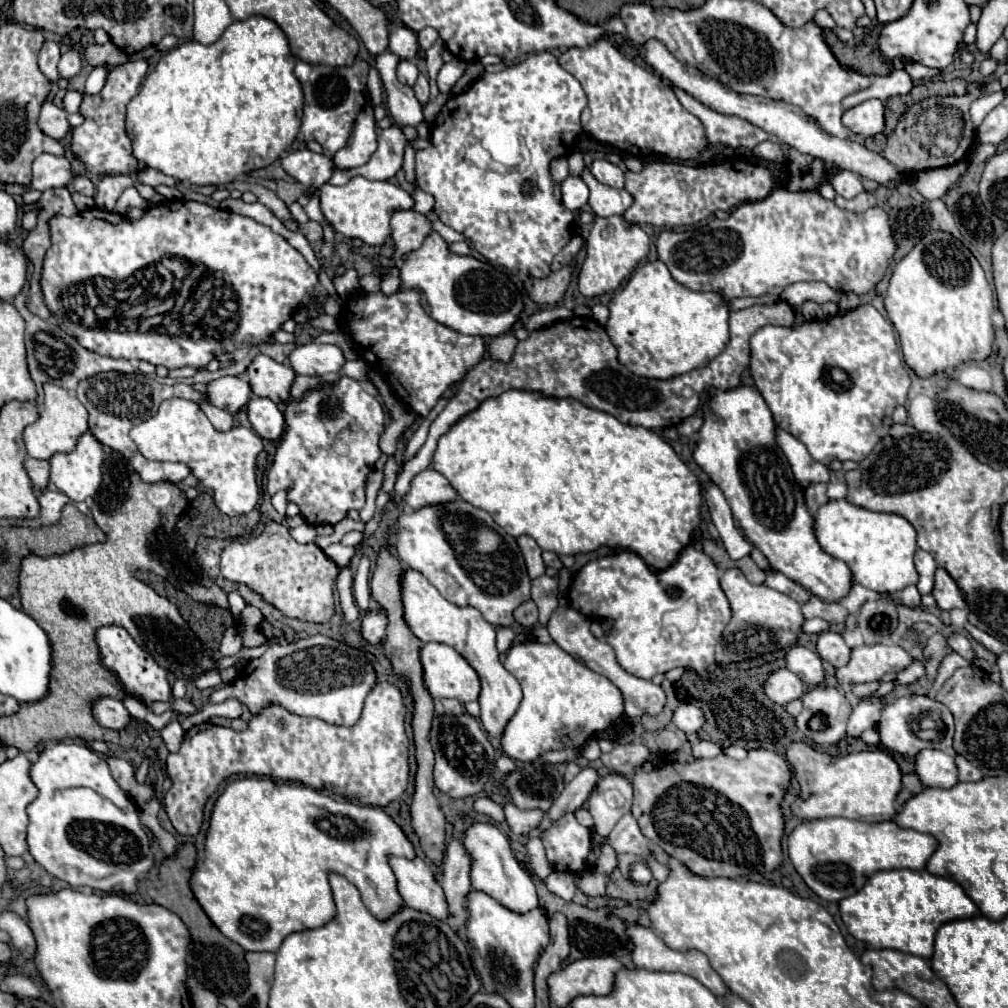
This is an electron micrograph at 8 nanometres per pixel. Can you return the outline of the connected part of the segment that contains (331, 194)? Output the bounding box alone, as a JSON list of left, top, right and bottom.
[319,175,413,245]

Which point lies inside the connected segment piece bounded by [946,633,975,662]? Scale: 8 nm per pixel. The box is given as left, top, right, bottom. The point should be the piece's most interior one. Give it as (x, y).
(959, 643)

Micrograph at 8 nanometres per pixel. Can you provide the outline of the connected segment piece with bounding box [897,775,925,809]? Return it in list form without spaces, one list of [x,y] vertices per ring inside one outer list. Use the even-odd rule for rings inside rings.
[[[905,775],[905,777],[903,777],[903,789],[901,789],[899,797],[897,797],[897,809],[901,809],[913,795],[921,793],[923,789],[925,789],[923,783],[921,783],[915,775]]]

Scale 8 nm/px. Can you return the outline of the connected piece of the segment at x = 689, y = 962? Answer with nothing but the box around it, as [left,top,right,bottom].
[627,925,729,995]

